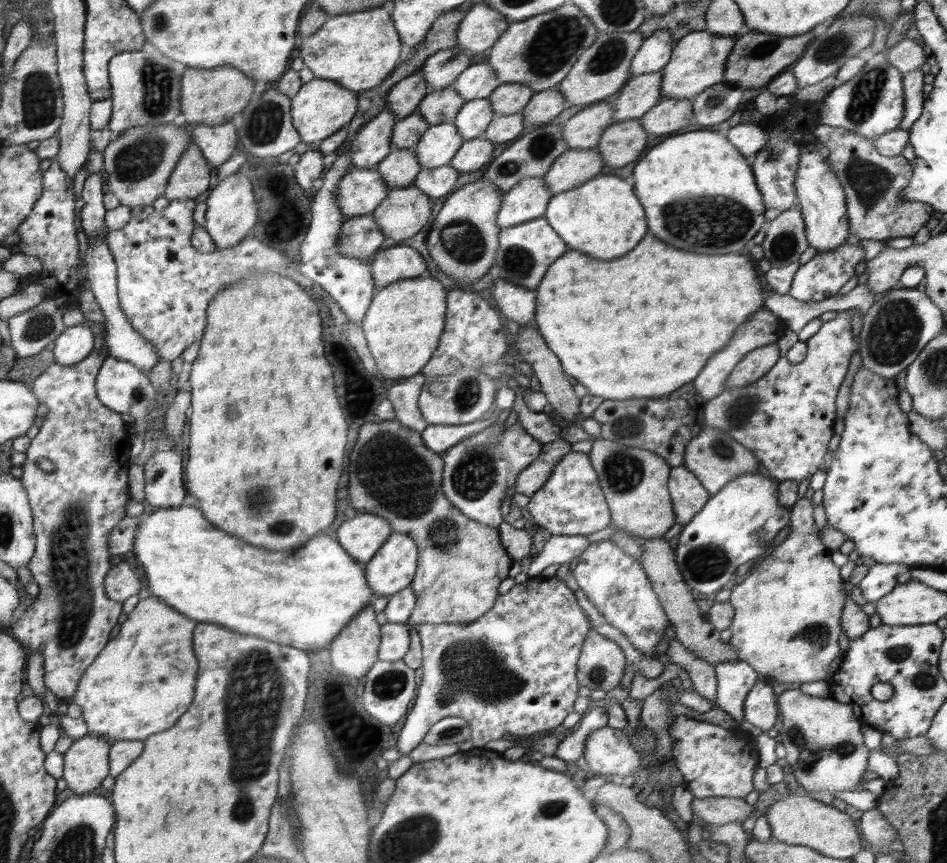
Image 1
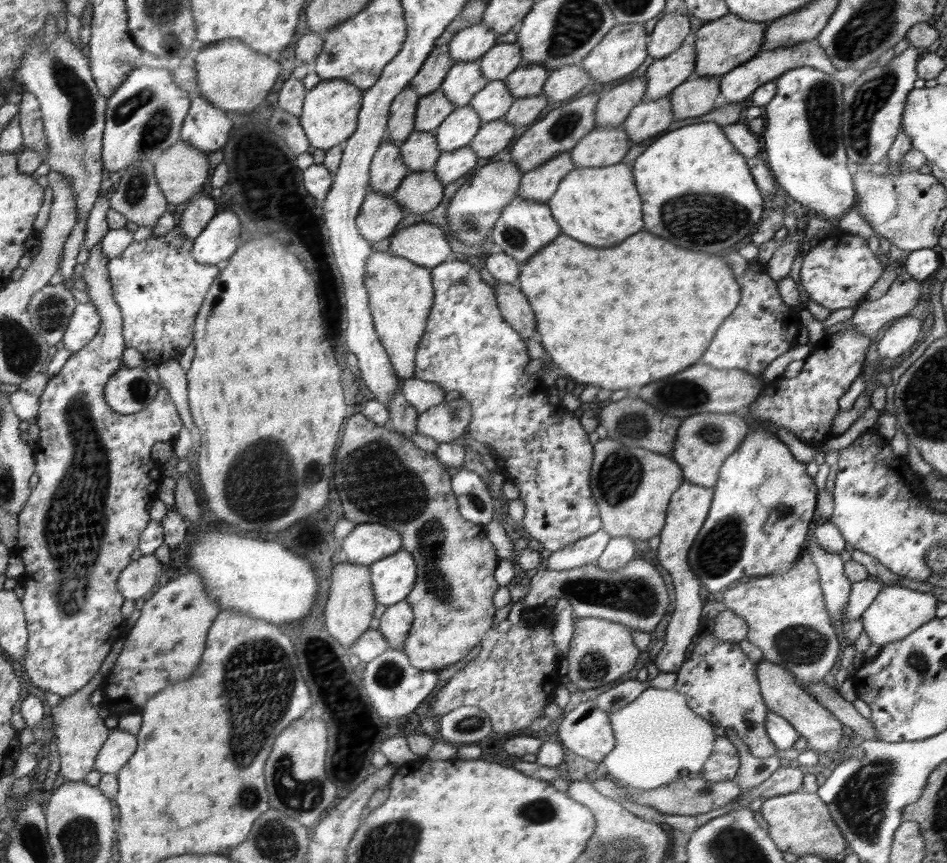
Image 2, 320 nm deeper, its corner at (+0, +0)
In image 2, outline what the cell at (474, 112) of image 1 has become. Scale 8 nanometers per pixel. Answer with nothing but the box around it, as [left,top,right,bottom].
[469,80,513,124]

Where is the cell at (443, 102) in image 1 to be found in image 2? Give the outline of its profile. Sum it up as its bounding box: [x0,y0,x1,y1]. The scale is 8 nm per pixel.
[440,61,487,108]

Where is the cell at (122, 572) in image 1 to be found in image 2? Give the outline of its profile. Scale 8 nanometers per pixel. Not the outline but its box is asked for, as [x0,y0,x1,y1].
[117,555,162,600]

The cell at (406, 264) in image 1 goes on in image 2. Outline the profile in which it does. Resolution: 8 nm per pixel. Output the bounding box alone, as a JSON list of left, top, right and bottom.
[389,221,454,269]

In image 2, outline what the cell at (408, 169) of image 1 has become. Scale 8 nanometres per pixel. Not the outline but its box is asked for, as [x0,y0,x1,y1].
[401,130,441,173]

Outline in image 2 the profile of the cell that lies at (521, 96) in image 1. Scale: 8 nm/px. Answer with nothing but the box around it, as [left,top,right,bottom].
[504,64,550,99]

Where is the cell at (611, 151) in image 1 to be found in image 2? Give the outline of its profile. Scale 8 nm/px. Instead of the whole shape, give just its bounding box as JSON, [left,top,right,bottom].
[621,95,673,144]

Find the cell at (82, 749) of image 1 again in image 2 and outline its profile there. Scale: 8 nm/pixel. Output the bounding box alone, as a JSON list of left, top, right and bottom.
[51,672,108,781]

